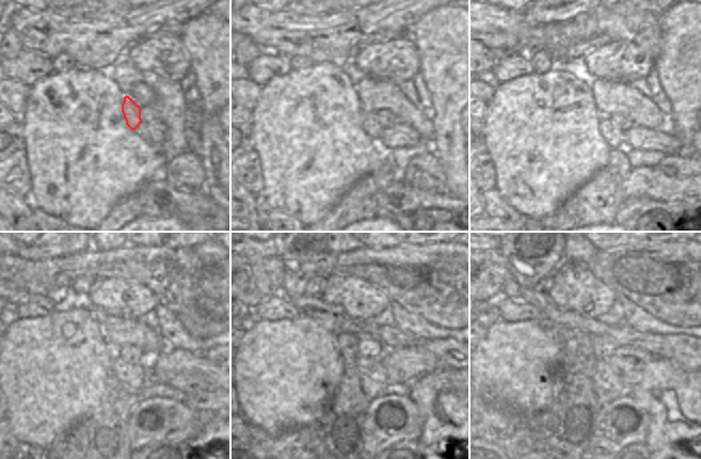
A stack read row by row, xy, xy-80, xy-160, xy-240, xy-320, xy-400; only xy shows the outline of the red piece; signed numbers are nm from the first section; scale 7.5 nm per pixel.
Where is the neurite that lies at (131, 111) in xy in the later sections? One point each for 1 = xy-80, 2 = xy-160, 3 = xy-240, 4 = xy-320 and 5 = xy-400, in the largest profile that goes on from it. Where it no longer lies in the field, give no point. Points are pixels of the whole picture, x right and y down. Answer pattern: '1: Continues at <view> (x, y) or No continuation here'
1: Continues at xy-80 (372, 129)
2: Continues at xy-160 (614, 137)
3: Continues at xy-240 (134, 377)
4: Continues at xy-320 (371, 374)
5: Continues at xy-400 (607, 384).

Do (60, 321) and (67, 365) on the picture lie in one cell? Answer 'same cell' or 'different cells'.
same cell

